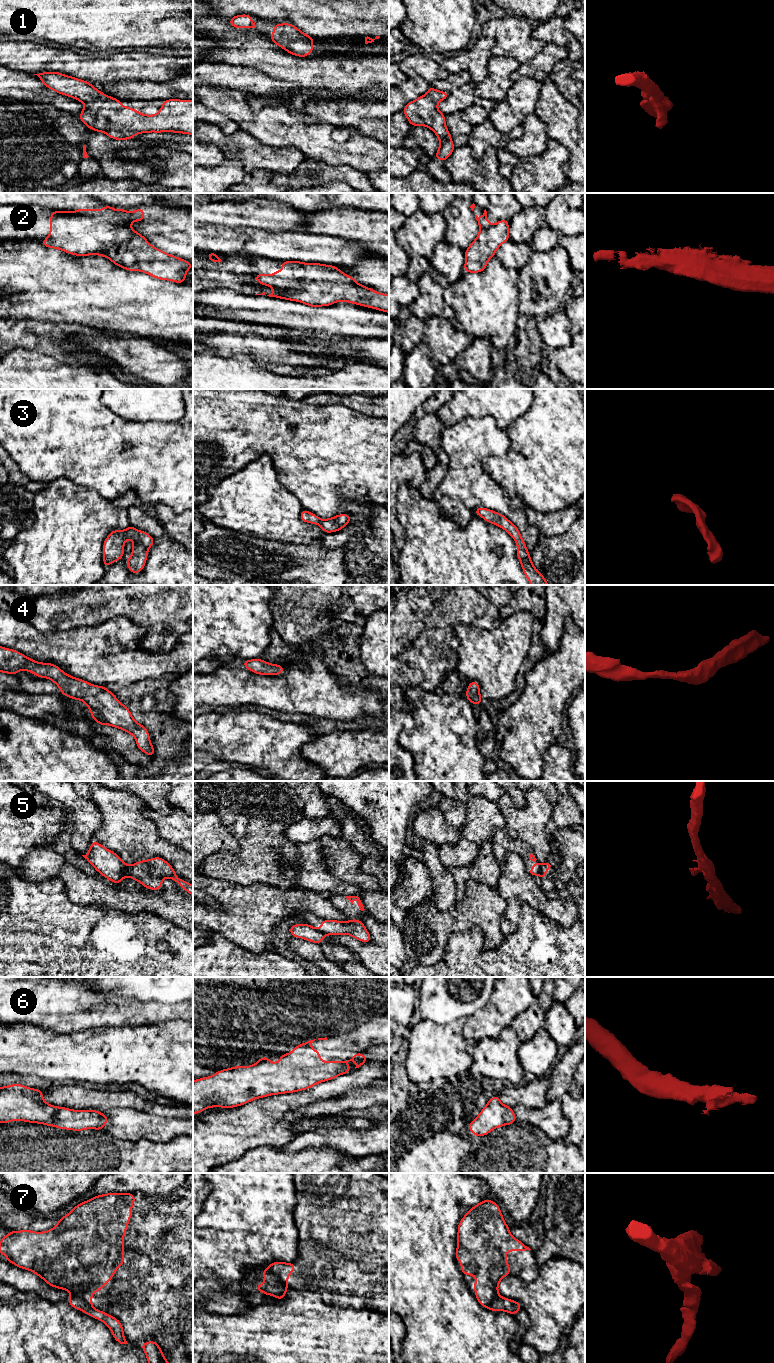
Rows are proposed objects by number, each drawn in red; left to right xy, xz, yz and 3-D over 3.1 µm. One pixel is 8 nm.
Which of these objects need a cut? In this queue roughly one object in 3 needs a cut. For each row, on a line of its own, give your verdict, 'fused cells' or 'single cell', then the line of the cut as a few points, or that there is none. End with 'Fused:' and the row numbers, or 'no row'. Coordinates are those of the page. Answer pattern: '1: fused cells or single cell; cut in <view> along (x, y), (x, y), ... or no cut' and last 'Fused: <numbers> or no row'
1: single cell; no cut
2: single cell; no cut
3: single cell; no cut
4: single cell; no cut
5: fused cells; cut in xy along (124, 865), (128, 876)
6: single cell; no cut
7: fused cells; cut in xy along (71, 1292), (74, 1292), (91, 1306)
Fused: 5, 7

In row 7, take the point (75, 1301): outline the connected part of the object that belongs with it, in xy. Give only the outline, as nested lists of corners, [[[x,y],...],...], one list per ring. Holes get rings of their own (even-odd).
[[[71,1293],[71,1296],[69,1297],[68,1303],[75,1309],[81,1310],[85,1314],[88,1314],[92,1316],[93,1318],[96,1318],[103,1323],[105,1323],[108,1328],[111,1330],[113,1334],[113,1338],[120,1344],[128,1344],[123,1332],[122,1324],[118,1319],[115,1317],[94,1309],[92,1306],[87,1305],[84,1300],[77,1294]]]

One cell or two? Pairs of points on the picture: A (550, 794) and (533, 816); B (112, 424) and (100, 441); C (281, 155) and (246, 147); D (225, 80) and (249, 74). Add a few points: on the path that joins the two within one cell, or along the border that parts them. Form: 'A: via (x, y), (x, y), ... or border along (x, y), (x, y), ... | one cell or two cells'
A: border along (541, 791), (552, 806) | two cells
B: via (108, 428), (100, 437) | one cell
C: via (272, 155), (255, 155) | one cell
D: via (231, 77), (243, 77) | one cell

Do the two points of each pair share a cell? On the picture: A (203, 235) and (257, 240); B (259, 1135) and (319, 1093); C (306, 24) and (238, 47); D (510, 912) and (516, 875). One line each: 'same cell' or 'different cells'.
A: same cell
B: same cell
C: different cells
D: same cell

